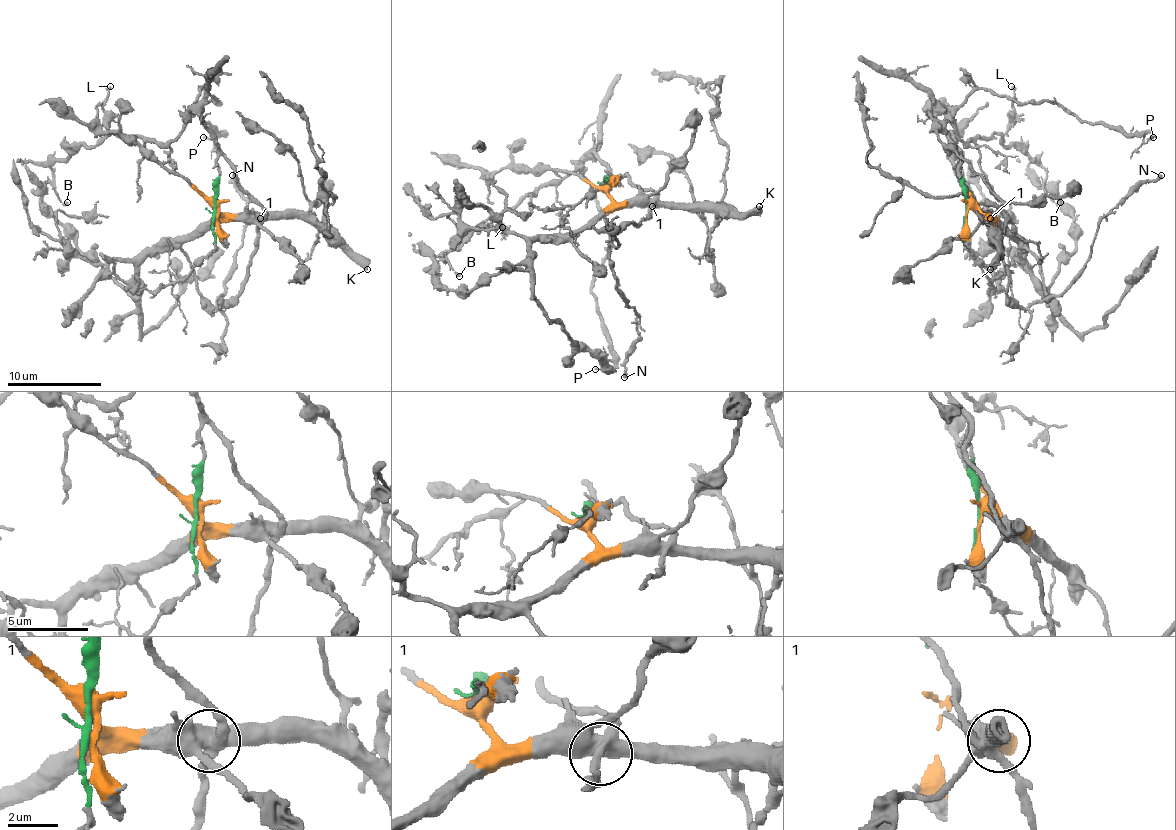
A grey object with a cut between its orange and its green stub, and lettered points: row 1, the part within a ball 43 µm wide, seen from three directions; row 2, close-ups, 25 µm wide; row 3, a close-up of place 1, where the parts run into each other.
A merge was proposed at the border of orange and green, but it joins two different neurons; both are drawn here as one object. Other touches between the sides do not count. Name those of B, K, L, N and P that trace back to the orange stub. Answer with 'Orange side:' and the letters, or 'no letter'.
Orange side: K

